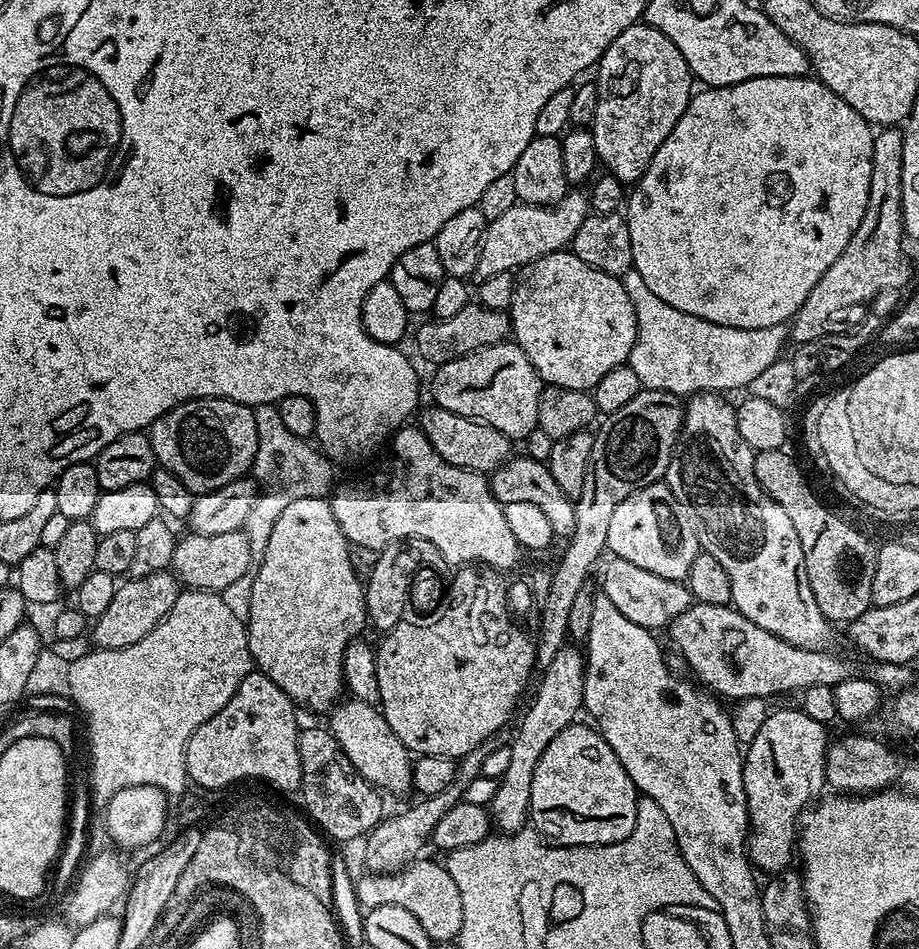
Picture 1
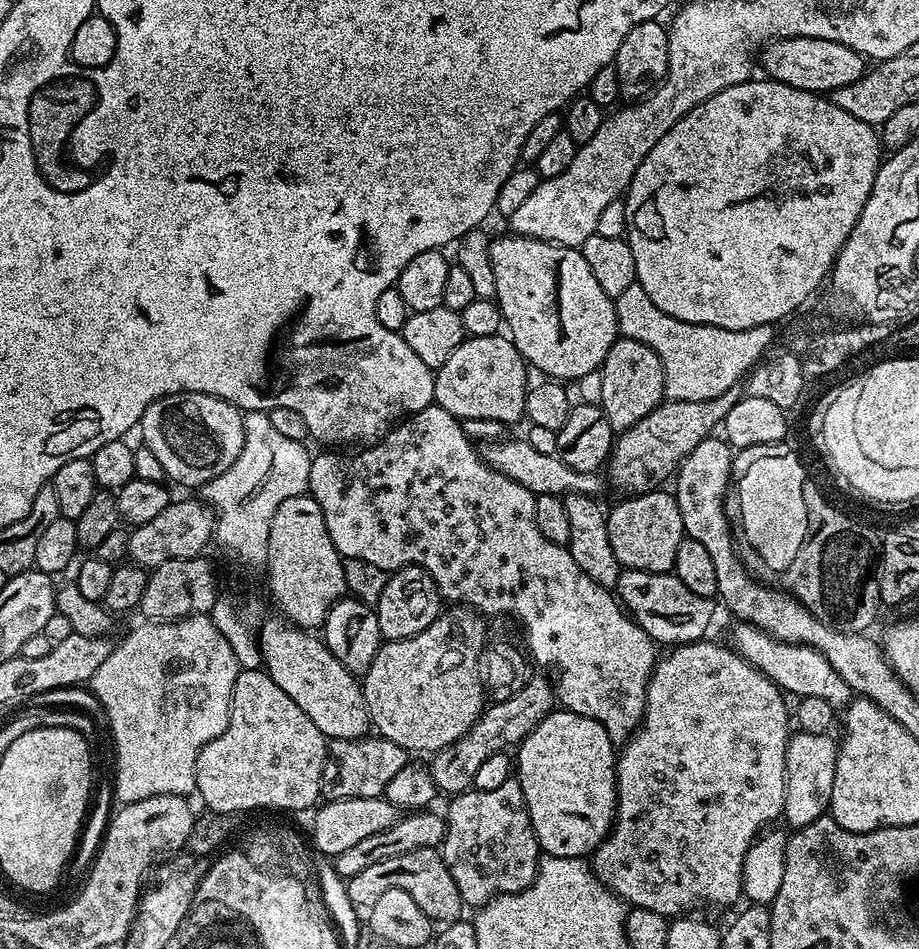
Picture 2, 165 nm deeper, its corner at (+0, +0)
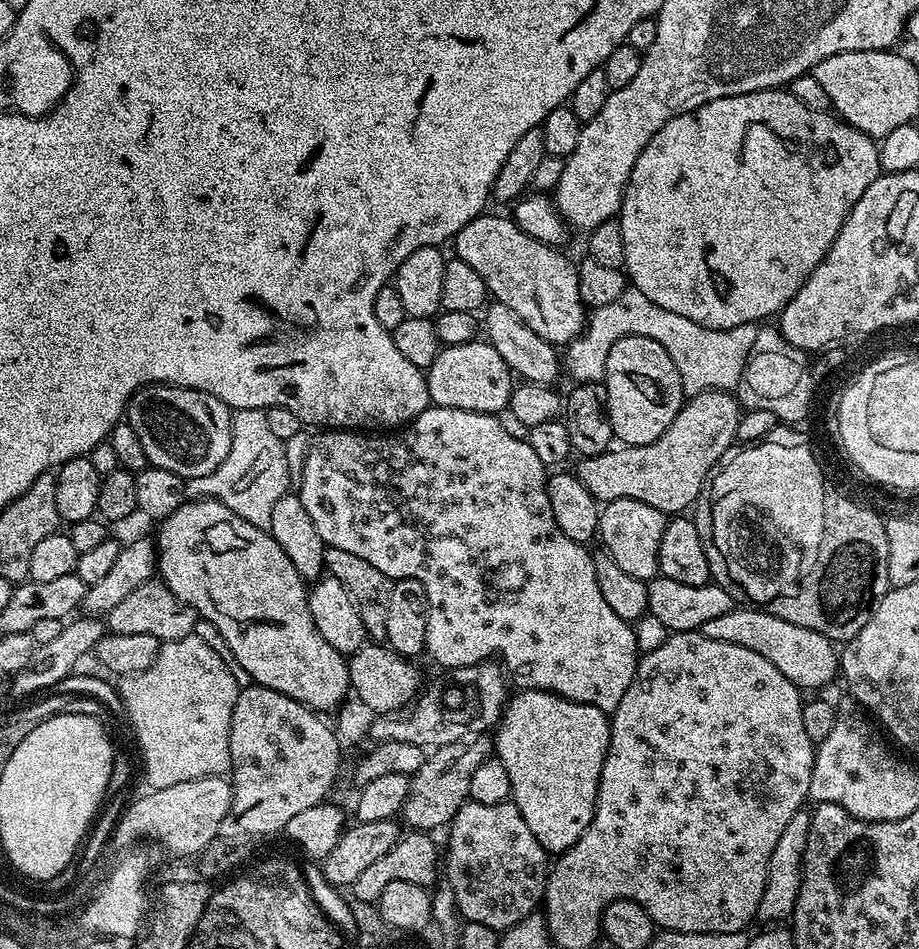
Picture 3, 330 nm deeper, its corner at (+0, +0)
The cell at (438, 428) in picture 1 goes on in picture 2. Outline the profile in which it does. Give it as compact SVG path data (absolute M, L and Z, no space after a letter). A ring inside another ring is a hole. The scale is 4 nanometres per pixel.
M527 439L496 440L493 444L486 445L484 449L481 447L478 455L494 470L498 470L498 474L506 474L506 478L526 486L526 490L530 490L536 496L558 496L562 498L569 492L573 492L593 498L599 497L600 478L602 482L600 472L570 470L570 466L566 466L566 462L562 462L559 456L542 454L538 450L534 450L534 446L530 446Z

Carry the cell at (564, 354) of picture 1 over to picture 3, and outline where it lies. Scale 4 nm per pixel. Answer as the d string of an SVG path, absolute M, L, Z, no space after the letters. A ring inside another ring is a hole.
M511 215L476 216L454 237L455 259L465 260L486 282L499 303L510 306L538 338L554 346L567 346L586 327L586 305L578 290L578 268L560 253L559 247L538 242L523 232Z

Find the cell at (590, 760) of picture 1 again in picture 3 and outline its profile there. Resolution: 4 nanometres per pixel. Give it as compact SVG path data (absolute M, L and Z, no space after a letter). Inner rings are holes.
M520 690L504 708L500 723L494 729L494 756L506 766L506 774L510 774L510 800L521 811L530 832L548 854L565 852L582 838L586 826L590 826L611 733L609 717L598 710L598 706L567 700L552 692Z

